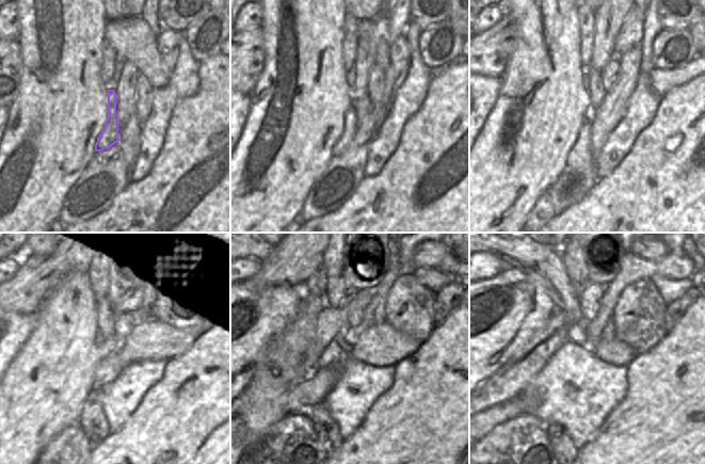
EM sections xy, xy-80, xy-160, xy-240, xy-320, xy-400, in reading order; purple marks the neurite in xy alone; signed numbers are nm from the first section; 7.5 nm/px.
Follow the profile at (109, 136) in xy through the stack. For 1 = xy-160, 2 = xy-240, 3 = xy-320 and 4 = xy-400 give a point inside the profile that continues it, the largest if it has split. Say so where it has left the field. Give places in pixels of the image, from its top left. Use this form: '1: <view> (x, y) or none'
1: xy-160 (579, 156)
2: xy-240 (92, 414)
3: xy-320 (329, 434)
4: xy-400 (563, 448)

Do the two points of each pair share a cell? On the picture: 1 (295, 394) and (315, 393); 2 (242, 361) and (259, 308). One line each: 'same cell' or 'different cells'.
1: same cell
2: same cell

